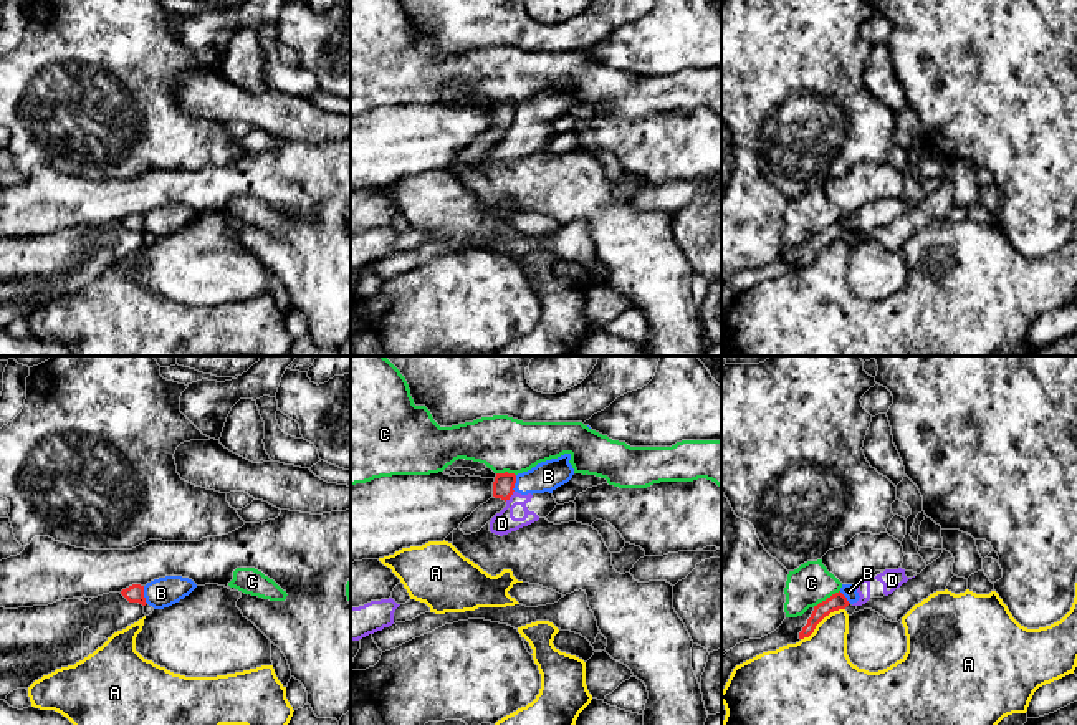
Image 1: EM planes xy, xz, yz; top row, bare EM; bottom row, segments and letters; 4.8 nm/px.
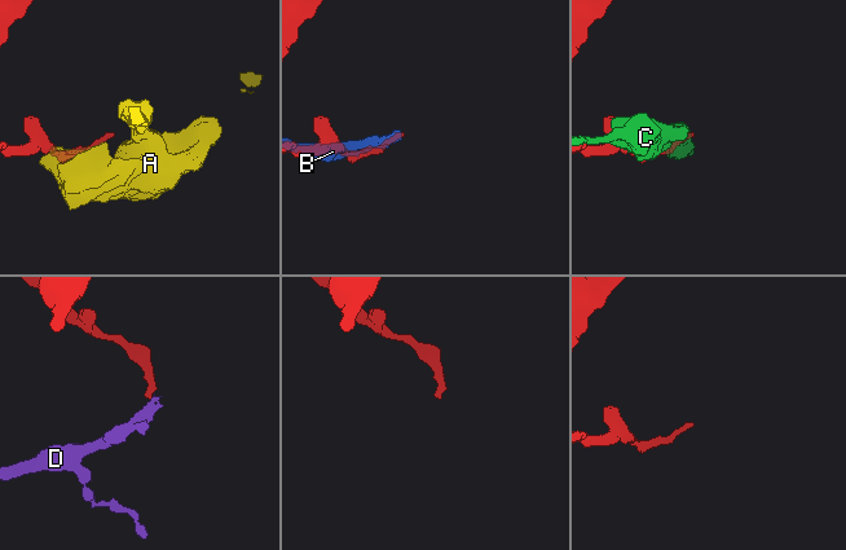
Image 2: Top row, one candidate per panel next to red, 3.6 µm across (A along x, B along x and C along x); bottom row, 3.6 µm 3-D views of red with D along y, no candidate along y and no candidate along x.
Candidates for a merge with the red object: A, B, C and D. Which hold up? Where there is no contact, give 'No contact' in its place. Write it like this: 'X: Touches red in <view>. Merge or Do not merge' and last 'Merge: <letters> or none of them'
A: Touches red in yz. Do not merge
B: Touches red in xy. Do not merge
C: Touches red in yz. Do not merge
D: Touches red in xz. Do not merge
Merge: none of them

